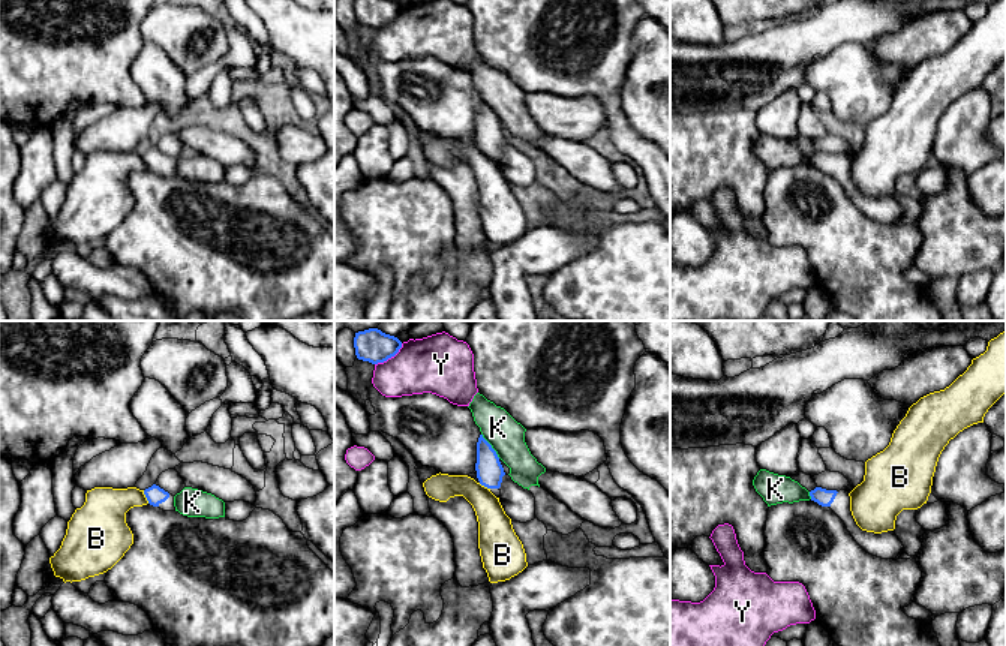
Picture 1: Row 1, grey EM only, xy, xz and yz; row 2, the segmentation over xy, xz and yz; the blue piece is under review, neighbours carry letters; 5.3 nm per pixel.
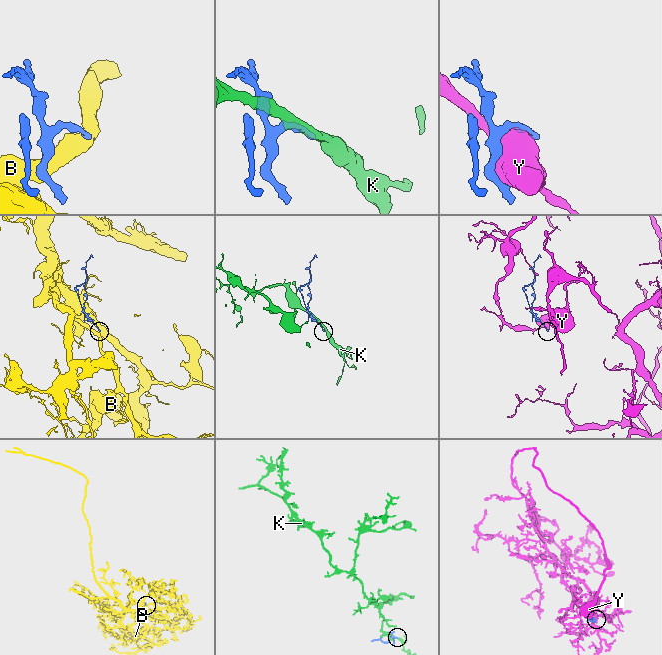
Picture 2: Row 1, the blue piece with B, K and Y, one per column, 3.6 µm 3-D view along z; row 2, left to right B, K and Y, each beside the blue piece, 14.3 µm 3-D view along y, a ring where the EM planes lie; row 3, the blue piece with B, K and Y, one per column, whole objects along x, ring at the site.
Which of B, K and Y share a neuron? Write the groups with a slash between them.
B / K / Y

